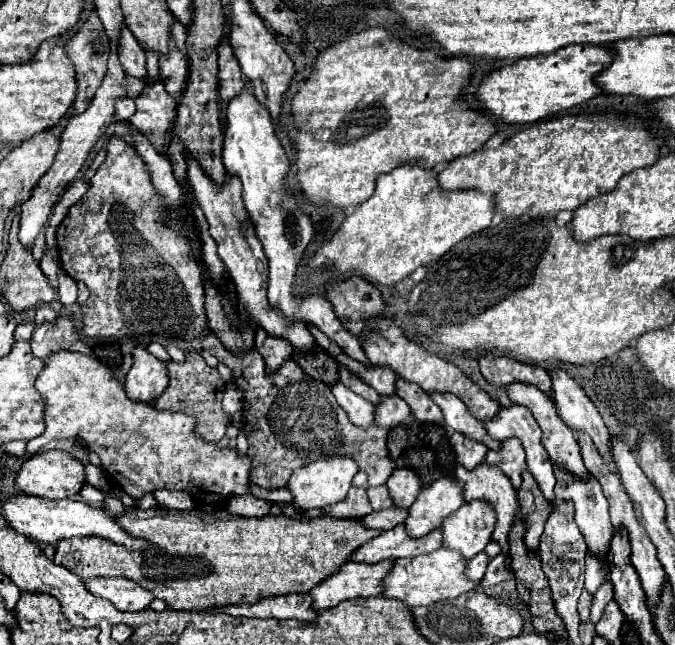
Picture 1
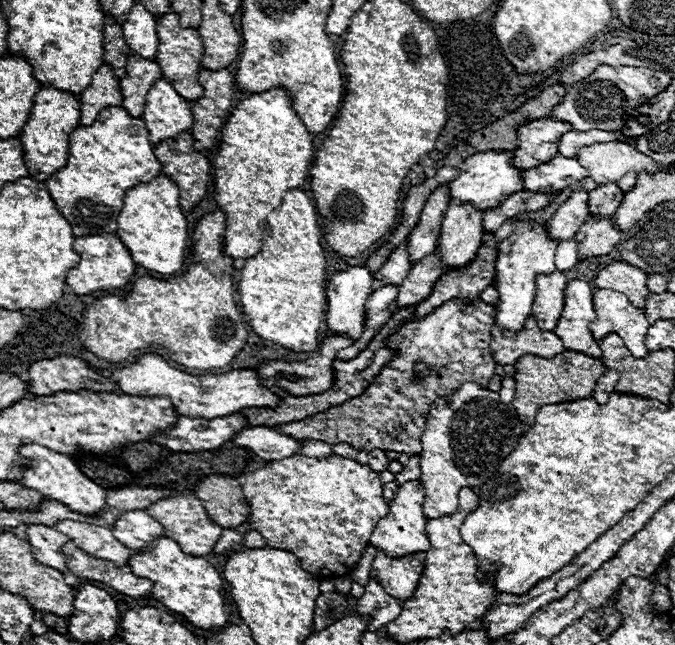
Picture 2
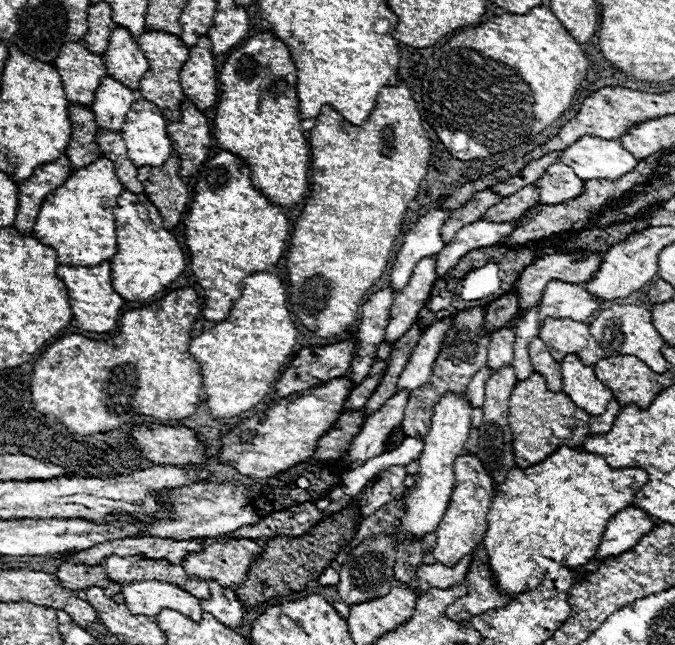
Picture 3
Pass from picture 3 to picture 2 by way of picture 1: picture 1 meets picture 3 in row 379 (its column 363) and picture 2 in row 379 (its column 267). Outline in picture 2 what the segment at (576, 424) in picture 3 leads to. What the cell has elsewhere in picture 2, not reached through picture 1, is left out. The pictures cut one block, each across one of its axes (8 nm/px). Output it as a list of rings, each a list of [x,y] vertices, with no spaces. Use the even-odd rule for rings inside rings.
[[[566,350],[554,358],[540,358],[540,356],[526,354],[514,362],[514,368],[516,368],[516,374],[514,374],[516,396],[512,406],[516,408],[520,420],[526,422],[528,426],[534,424],[534,416],[538,408],[544,404],[560,404],[560,402],[590,398],[598,378],[602,376],[602,372],[606,372],[606,366],[600,358],[592,358],[574,350]]]

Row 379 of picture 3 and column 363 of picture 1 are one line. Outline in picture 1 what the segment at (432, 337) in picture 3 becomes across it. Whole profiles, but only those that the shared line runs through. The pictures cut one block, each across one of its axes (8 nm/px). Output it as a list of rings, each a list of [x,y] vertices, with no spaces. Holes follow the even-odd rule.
[[[340,382],[332,386],[332,394],[334,394],[336,402],[348,414],[348,418],[350,418],[352,424],[356,424],[360,428],[374,426],[374,406],[368,400],[360,398],[352,390],[348,390],[346,386],[340,386]]]

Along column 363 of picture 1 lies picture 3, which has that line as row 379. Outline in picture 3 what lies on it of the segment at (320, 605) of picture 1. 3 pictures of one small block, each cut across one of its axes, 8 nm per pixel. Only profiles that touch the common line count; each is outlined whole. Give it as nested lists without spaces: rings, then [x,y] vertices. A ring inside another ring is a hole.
[[[566,354],[560,364],[564,378],[562,390],[572,398],[572,402],[582,406],[590,416],[602,414],[612,400],[612,392],[596,378],[594,368],[584,366],[576,354]]]

